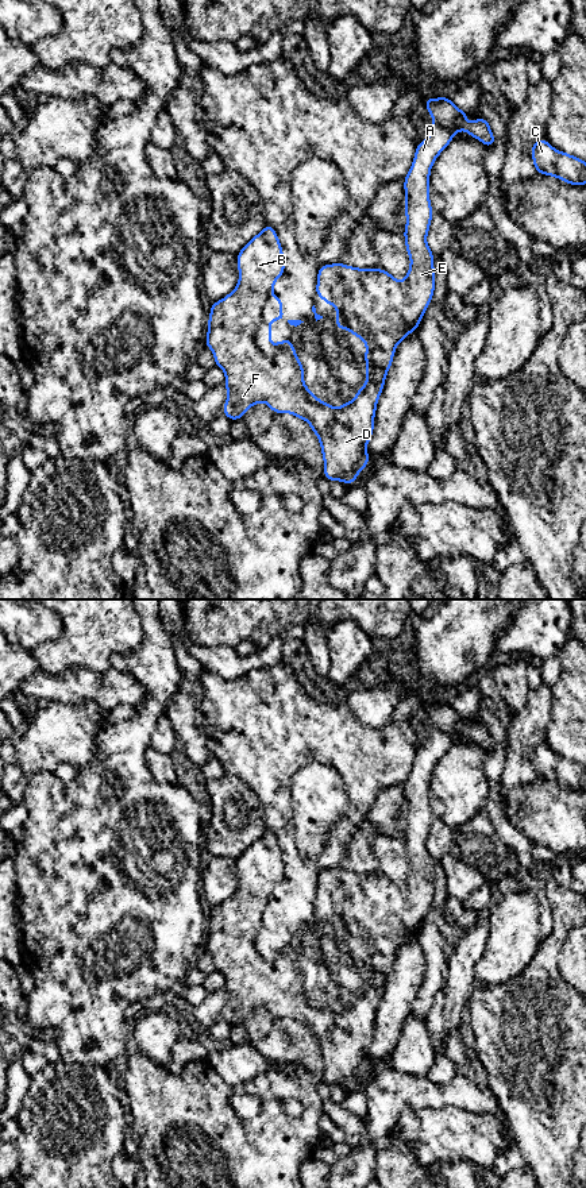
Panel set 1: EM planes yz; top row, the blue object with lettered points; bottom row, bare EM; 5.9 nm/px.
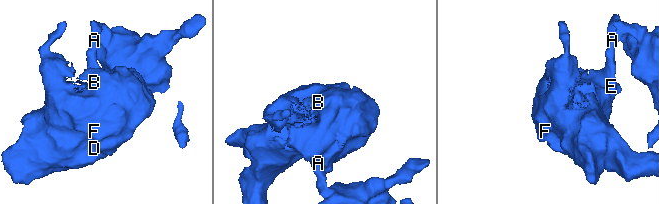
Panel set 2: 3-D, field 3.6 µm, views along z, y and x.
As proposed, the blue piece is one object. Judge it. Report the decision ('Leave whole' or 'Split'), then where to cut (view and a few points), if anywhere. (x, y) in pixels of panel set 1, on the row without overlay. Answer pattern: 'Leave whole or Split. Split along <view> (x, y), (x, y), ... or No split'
Split. Split along yz (435, 726), (453, 739)

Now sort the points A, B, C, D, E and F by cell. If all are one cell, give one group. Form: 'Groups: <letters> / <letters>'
Groups: A B D E F / C

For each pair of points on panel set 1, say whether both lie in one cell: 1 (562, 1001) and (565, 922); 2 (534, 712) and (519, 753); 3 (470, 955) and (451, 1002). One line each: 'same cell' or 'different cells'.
1: same cell
2: same cell
3: same cell

